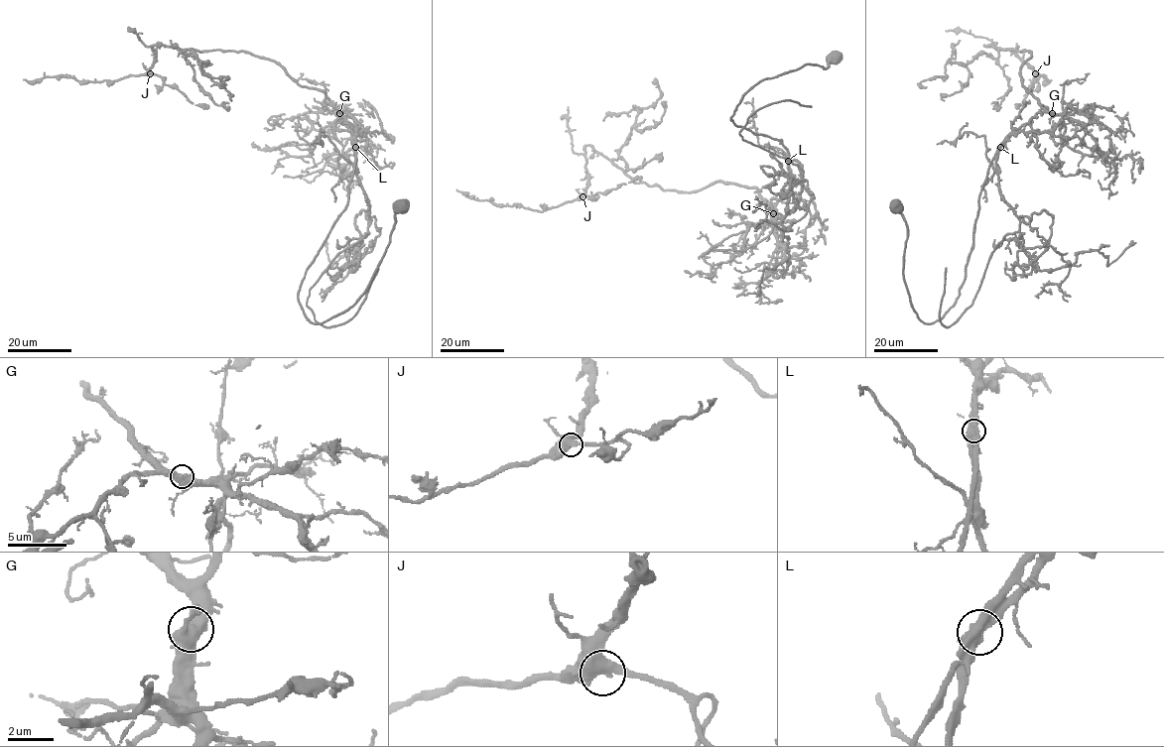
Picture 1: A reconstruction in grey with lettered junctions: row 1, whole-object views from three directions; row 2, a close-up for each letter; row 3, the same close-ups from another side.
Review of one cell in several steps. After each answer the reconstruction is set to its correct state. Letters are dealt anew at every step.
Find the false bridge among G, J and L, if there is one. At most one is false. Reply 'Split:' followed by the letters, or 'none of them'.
Split: L

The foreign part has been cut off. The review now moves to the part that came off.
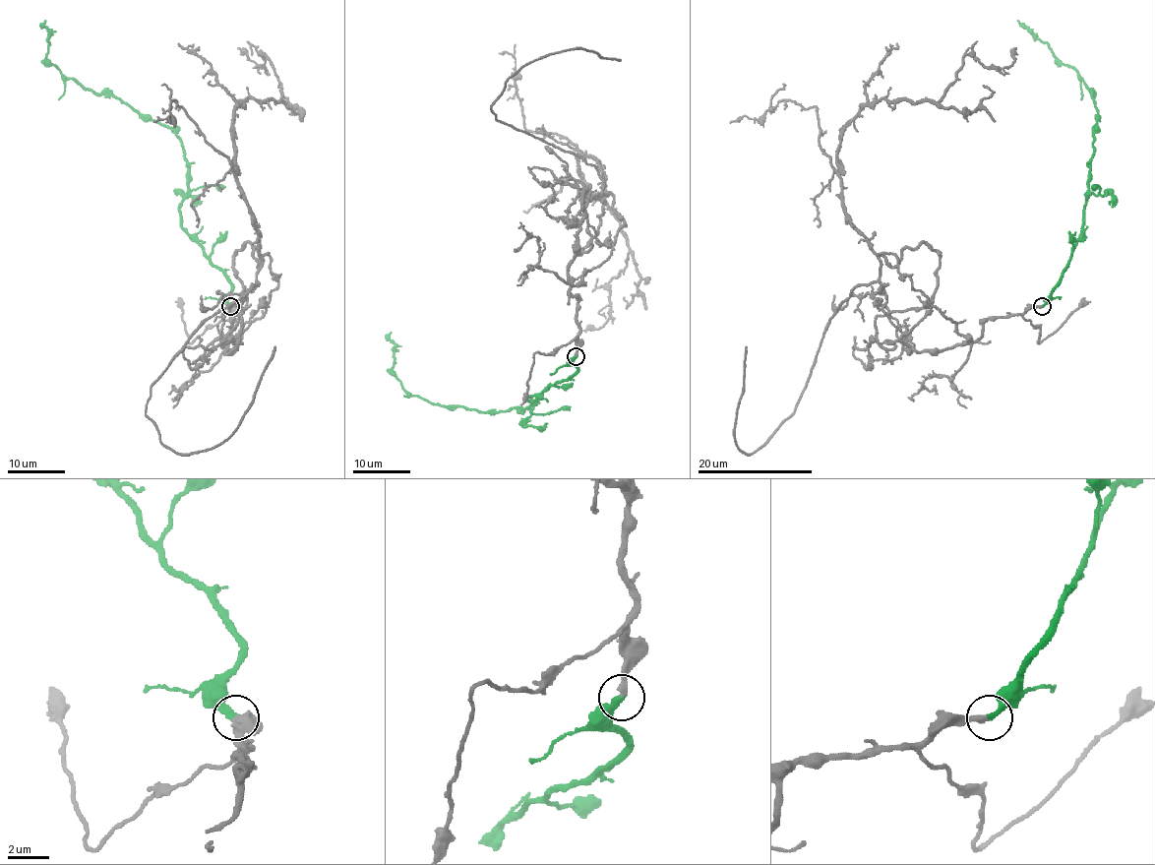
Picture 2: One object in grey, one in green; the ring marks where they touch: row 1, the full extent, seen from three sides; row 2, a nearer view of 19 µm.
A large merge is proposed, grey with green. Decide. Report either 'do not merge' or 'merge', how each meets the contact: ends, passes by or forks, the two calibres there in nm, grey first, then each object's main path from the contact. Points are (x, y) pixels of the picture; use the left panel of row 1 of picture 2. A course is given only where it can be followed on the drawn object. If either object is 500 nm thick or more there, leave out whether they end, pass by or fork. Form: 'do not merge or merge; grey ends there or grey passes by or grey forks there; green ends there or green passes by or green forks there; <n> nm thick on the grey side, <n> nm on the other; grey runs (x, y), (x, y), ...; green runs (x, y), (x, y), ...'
merge; grey ends there; green ends there; 280 nm thick on the grey side, 320 nm on the other; grey runs (230, 306), (231, 351), (258, 283), (151, 387), (146, 414), (167, 448), (221, 443), (274, 346); green runs (230, 306), (226, 275), (181, 225), (188, 162), (180, 138), (113, 96), (66, 78), (46, 57), (46, 20)

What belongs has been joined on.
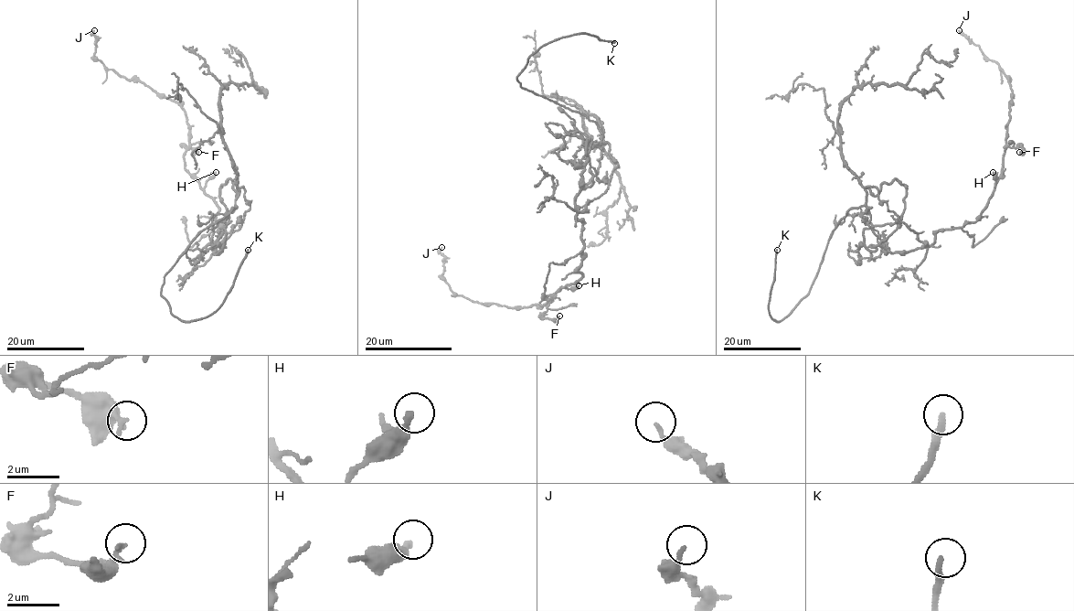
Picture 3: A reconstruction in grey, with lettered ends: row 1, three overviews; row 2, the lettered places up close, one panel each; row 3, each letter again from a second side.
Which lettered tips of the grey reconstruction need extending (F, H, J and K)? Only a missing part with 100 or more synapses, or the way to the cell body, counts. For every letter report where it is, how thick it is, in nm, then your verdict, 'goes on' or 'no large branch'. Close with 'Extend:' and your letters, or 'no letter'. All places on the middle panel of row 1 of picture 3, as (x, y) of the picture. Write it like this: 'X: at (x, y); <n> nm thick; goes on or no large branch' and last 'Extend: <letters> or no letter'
F: at (559, 316); 240 nm thick; no large branch
H: at (579, 285); 280 nm thick; no large branch
J: at (441, 247); 170 nm thick; no large branch
K: at (614, 43); 240 nm thick; goes on
Extend: K

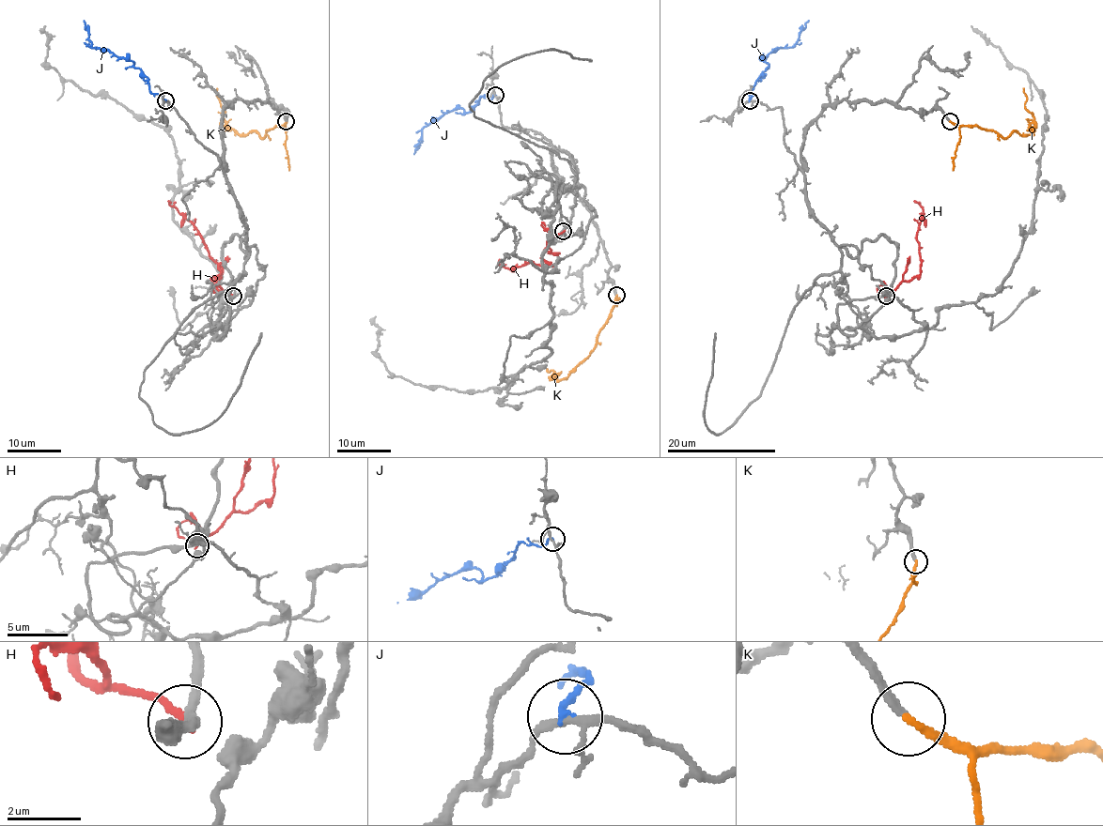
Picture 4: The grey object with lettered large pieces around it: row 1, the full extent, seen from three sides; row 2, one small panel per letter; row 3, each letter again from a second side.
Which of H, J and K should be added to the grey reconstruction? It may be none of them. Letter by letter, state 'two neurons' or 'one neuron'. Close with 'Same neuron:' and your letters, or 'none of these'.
H: two neurons
J: two neurons
K: one neuron
Same neuron: K

